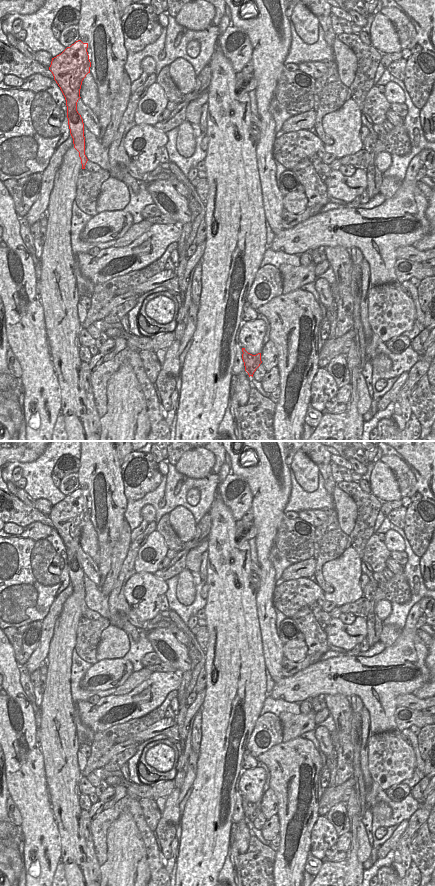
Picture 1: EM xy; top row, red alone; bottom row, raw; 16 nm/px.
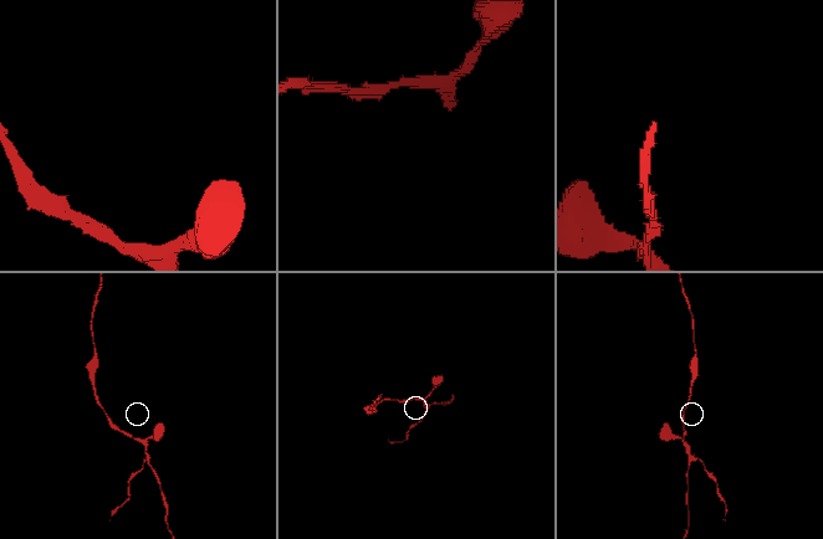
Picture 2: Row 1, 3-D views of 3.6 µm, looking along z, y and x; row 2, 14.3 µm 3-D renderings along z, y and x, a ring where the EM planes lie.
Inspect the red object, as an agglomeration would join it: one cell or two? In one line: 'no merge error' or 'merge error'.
merge error

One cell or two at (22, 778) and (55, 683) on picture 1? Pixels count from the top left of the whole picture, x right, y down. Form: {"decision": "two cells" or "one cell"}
{"decision": "two cells"}

